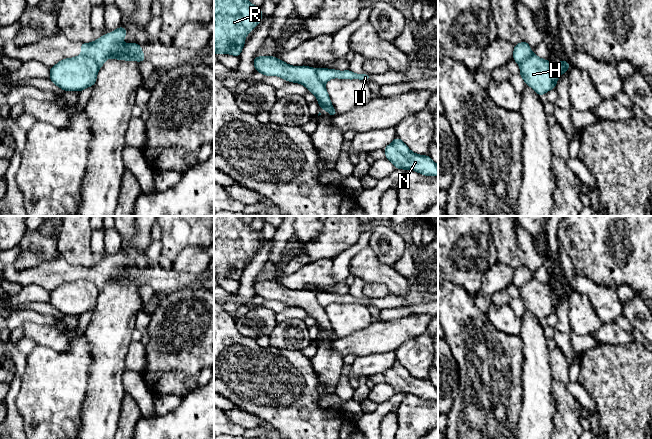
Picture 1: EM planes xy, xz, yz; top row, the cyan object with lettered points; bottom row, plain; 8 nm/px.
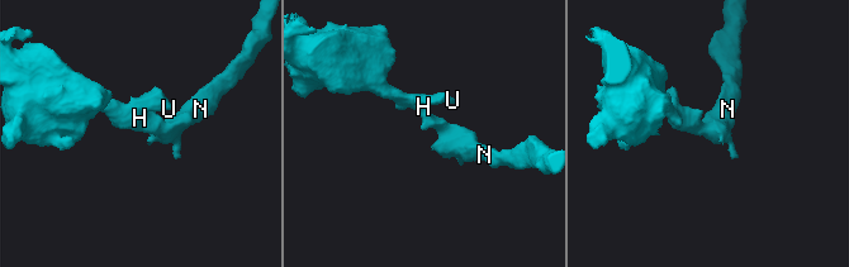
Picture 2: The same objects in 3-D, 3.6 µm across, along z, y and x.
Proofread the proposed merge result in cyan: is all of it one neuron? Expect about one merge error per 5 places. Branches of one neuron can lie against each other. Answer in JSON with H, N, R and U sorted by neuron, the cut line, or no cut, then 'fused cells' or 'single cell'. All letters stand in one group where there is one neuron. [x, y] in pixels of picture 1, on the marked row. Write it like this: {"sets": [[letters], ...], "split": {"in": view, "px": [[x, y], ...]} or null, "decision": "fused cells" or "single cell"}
{"sets": [["H", "N", "R"], ["U"]], "split": {"in": "xy", "px": [[81, 54], [90, 56], [100, 66]]}, "decision": "fused cells"}

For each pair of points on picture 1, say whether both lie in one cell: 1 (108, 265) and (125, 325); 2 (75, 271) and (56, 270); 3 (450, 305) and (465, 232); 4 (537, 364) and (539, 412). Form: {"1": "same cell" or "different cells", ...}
{"1": "different cells", "2": "same cell", "3": "different cells", "4": "same cell"}

